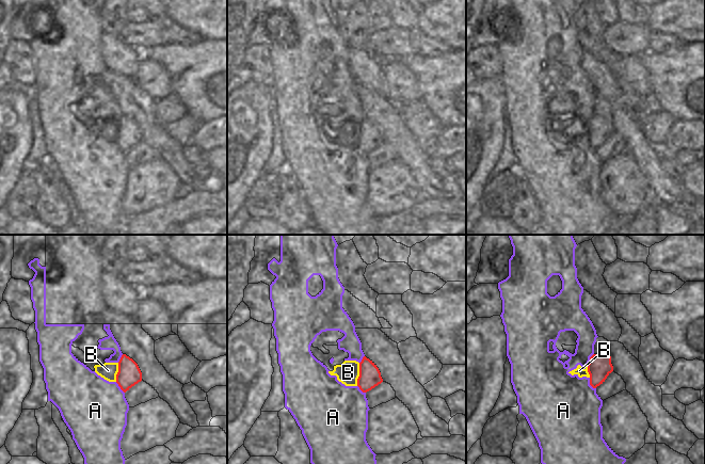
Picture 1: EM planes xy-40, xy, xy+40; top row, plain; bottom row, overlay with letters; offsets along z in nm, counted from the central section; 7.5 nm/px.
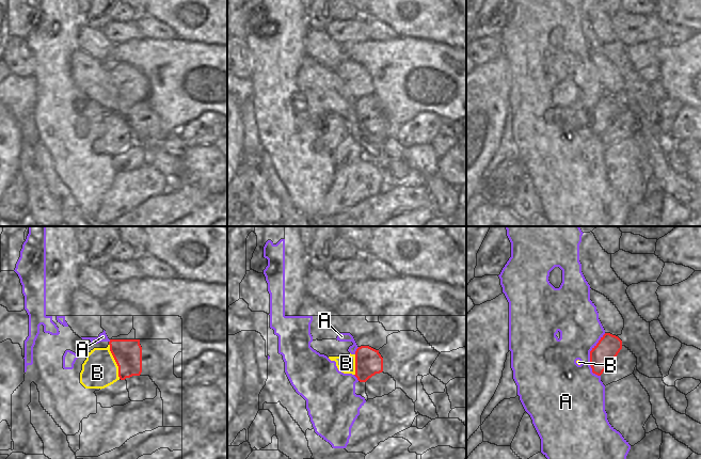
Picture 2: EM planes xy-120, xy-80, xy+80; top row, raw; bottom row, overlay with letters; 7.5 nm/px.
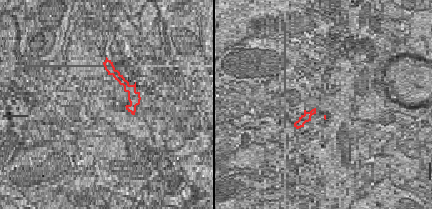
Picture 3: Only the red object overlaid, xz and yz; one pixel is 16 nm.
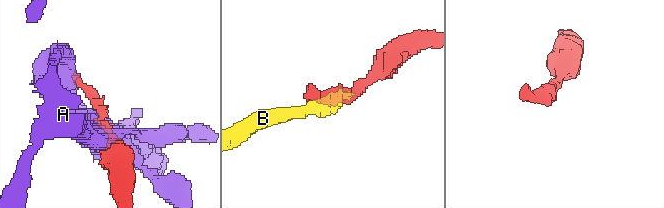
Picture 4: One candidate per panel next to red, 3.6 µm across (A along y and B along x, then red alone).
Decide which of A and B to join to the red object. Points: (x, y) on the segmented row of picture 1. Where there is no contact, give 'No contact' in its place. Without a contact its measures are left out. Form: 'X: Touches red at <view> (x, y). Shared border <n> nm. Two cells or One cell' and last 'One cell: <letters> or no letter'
A: Touches red at xy+40 (590, 384). Shared border 100 nm. Two cells
B: Touches red at xy (359, 374). Shared border 180 nm. One cell
One cell: B.

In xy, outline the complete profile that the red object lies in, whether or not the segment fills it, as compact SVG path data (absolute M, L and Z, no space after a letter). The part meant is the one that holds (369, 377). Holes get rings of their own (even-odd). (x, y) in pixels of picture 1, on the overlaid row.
M366 356L360 363L345 361L341 365L334 366L334 370L329 373L336 375L346 386L358 386L363 393L371 390L383 382L379 368Z

